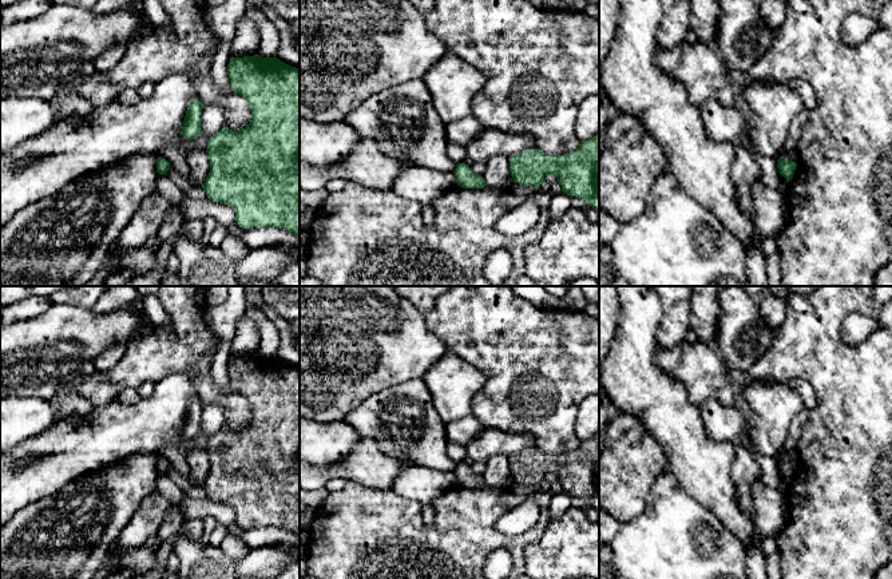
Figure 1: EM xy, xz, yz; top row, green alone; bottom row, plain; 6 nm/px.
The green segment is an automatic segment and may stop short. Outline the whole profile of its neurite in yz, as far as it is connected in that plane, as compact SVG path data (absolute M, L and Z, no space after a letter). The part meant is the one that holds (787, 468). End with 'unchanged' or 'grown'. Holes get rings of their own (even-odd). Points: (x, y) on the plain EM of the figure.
M780 456L780 459L777 460L778 472L786 479L790 479L790 480L793 479L796 467L797 467L797 463L788 460L784 456Z | unchanged

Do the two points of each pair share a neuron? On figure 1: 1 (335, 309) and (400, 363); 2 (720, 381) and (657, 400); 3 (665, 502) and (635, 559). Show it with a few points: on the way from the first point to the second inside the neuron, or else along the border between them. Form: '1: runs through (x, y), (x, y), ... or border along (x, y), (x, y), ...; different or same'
1: runs through (351, 325), (363, 337), (376, 338), (384, 346); same
2: border along (663, 371), (685, 388), (688, 397), (698, 408); different
3: runs through (665, 516), (665, 530), (650, 544); same

